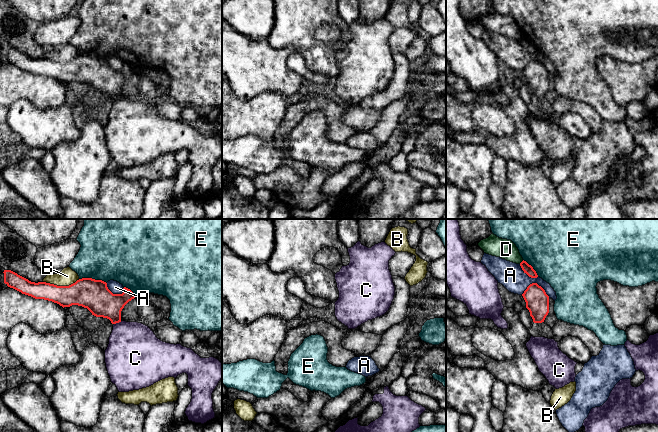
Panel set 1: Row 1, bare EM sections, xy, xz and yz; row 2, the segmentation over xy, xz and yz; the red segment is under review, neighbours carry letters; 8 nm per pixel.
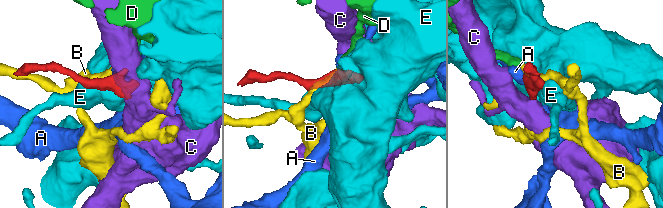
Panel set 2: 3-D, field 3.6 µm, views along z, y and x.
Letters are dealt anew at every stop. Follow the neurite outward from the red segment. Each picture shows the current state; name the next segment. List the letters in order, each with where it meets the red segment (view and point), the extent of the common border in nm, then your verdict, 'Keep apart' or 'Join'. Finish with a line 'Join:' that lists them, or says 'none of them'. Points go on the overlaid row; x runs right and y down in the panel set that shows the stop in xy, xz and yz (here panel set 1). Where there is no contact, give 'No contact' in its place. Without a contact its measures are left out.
A: Touches red at yz (536, 283). Shared border 240 nm. Keep apart
B: Touches red at xy (61, 286). Shared border 300 nm. Keep apart
C: Touches red at xy (117, 322). Shared border 70 nm. Join
D: Touches red at yz (522, 261). Shared border 50 nm. Keep apart
E: Touches red at xy (93, 279). Shared border 220 nm. Keep apart
Join: C

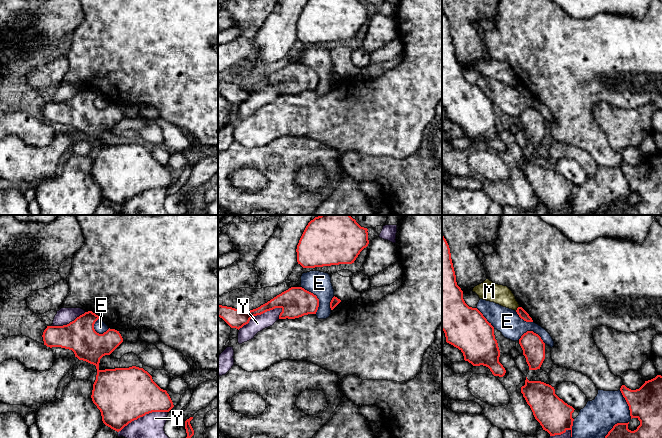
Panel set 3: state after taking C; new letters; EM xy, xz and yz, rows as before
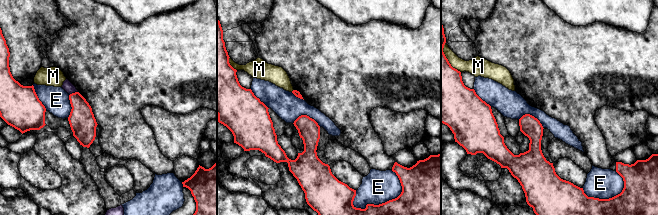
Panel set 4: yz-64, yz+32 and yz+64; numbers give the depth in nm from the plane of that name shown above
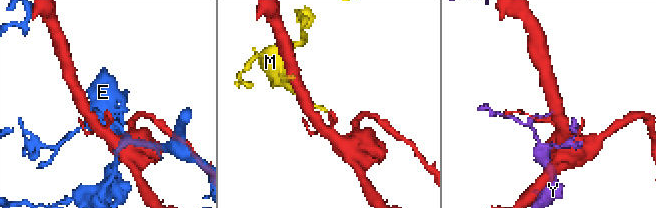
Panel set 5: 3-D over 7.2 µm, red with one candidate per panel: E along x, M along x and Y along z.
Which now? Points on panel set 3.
E: Touches red at xz (316, 297). Shared border 260 nm. Keep apart
M: Touches red at yz (517, 308). Shared border 50 nm. Keep apart
Y: Touches red at xz (259, 314). Shared border 400 nm. Keep apart
Join: none of them

